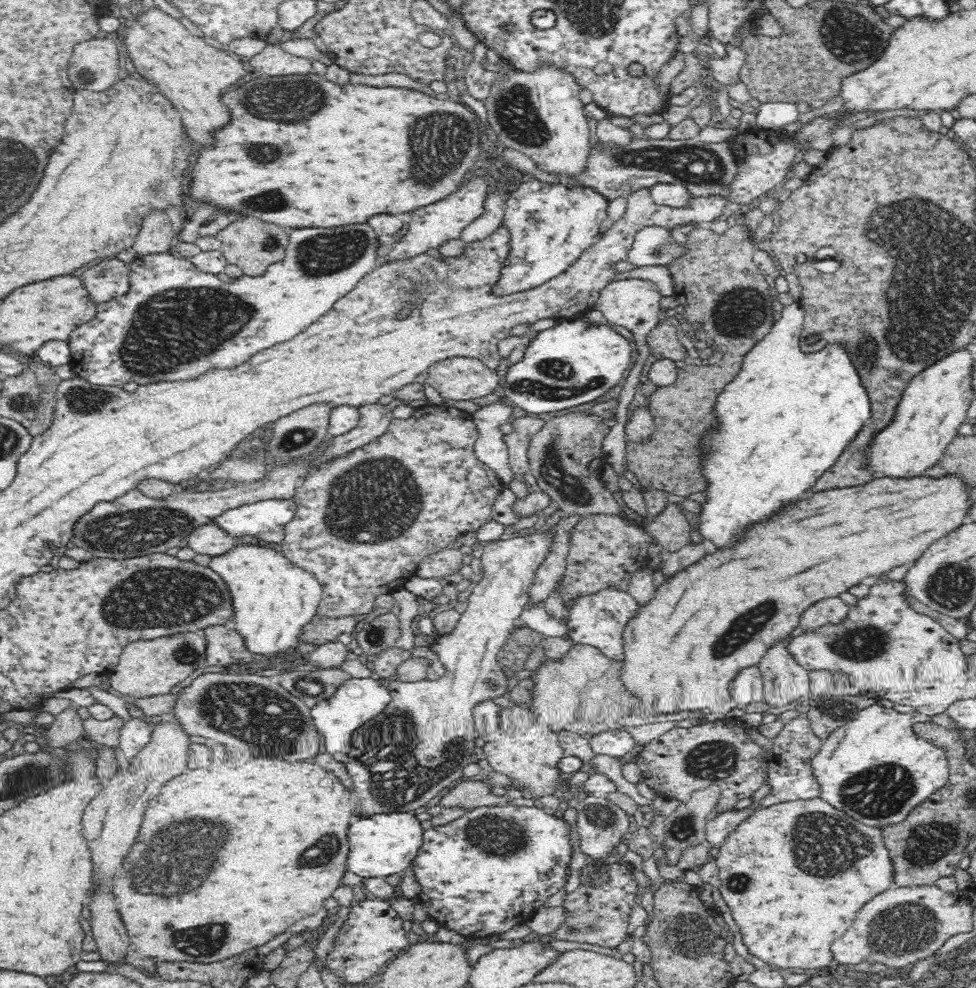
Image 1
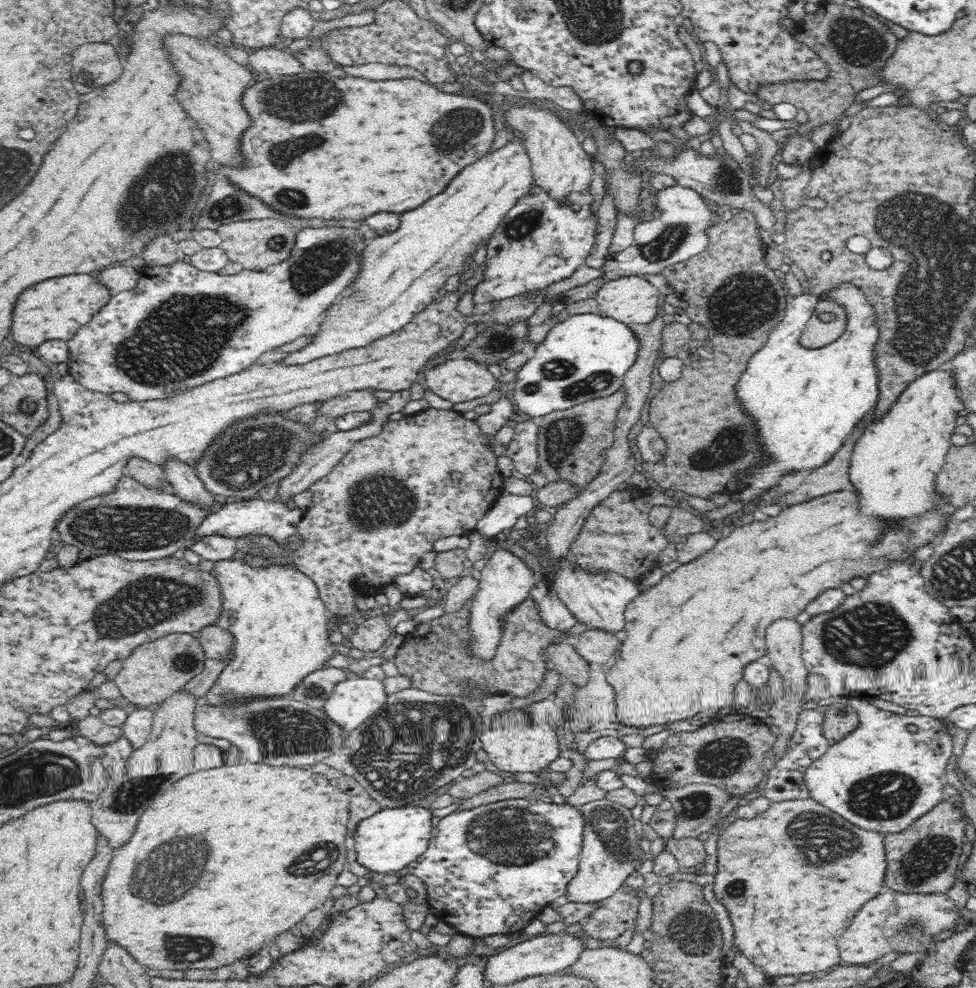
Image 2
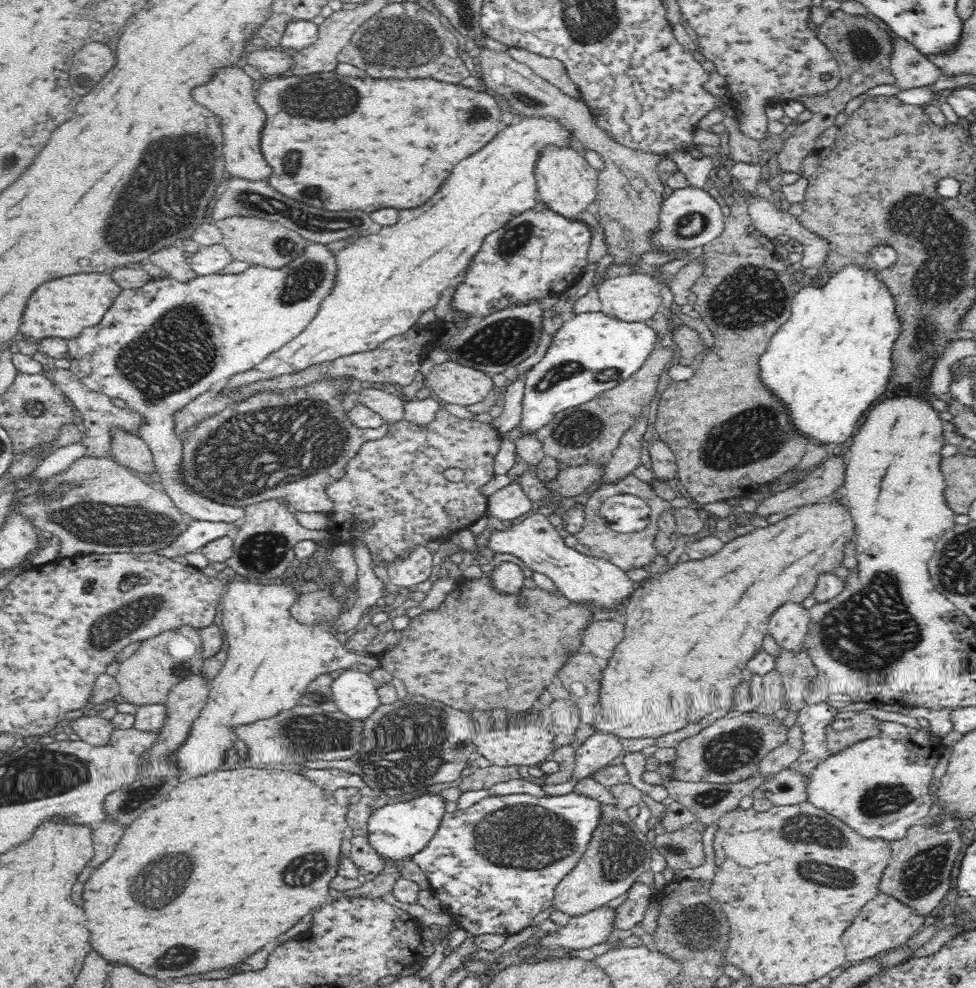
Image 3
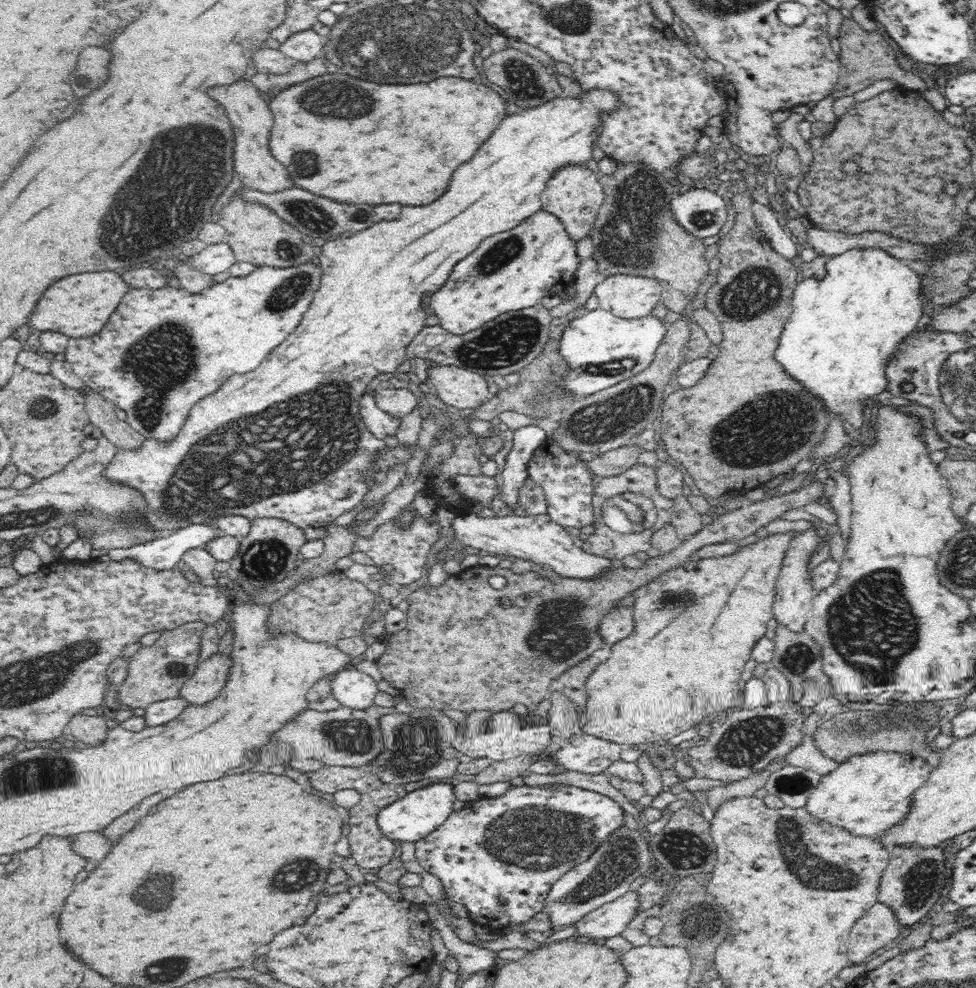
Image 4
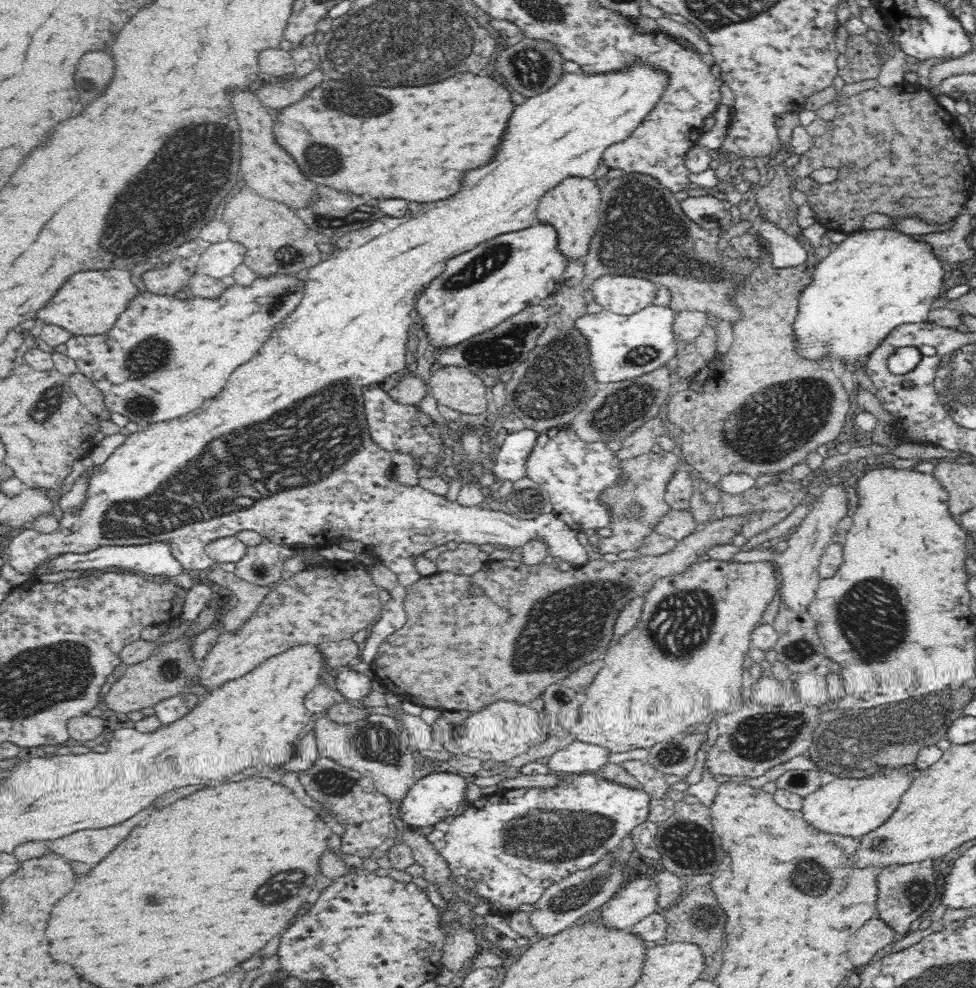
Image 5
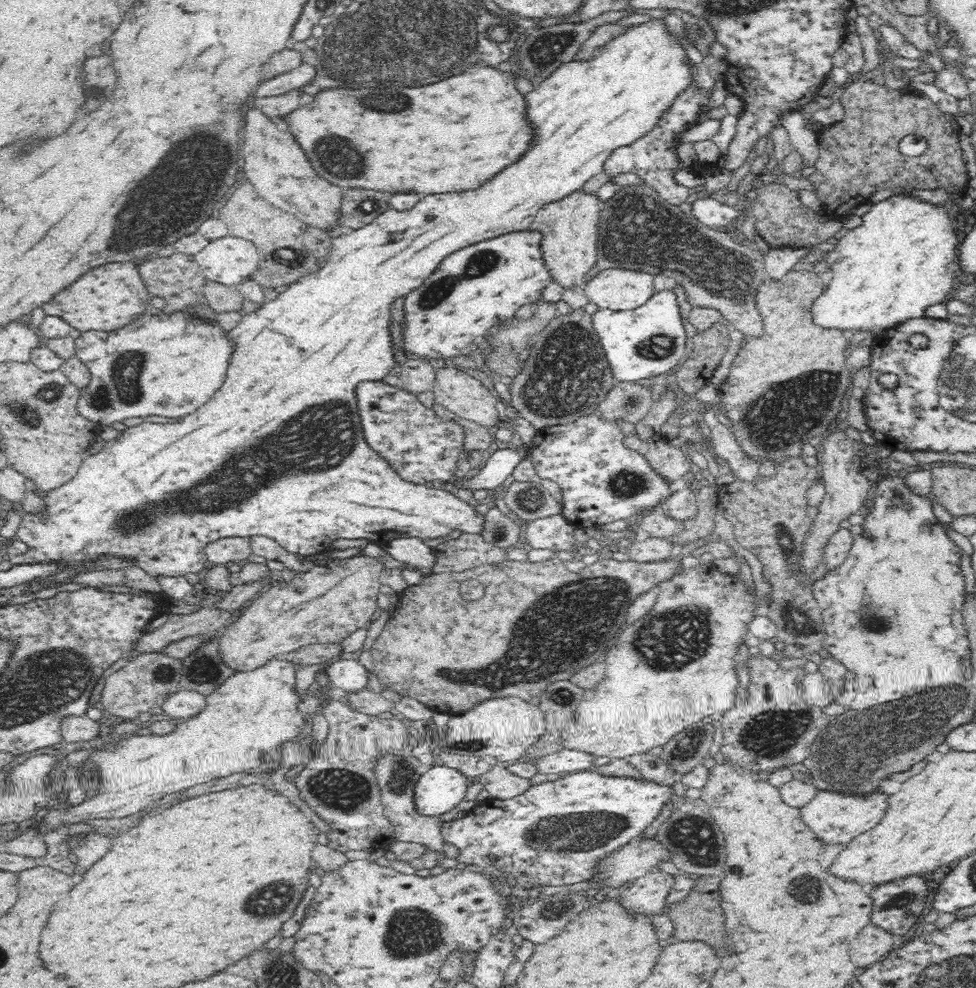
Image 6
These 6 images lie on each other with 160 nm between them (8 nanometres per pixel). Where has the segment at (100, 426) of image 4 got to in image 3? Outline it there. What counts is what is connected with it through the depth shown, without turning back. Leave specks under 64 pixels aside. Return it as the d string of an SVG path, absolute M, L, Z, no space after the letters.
M122 429L112 430L110 452L116 460L137 475L150 475L155 462L150 447L135 434Z

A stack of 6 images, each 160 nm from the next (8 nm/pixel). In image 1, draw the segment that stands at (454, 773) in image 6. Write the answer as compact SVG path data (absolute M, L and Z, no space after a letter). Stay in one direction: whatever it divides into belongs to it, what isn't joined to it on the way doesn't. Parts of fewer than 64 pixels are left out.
M393 812L364 816L353 819L354 824L348 828L349 855L347 856L347 868L361 877L387 877L391 874L402 874L420 852L424 840L424 831L415 812Z

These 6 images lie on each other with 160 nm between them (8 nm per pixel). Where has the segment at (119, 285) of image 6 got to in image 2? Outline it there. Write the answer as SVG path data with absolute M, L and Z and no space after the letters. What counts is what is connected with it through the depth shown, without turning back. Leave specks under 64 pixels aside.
M72 274L40 282L28 288L24 296L20 296L20 302L16 302L12 334L16 342L29 347L37 347L44 341L69 341L78 328L87 325L108 304L113 294L99 278L90 274Z

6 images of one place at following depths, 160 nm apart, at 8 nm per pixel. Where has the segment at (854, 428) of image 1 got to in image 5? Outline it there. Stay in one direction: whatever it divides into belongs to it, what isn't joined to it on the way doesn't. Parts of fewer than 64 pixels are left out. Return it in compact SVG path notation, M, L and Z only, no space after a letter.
M876 228L876 229L864 229L860 231L853 231L852 233L845 233L845 237L831 249L830 254L815 266L815 273L812 276L812 282L800 292L799 313L796 316L794 326L796 326L796 334L800 334L804 338L804 344L808 344L808 352L810 357L820 356L820 354L828 353L828 356L832 360L838 360L845 364L851 370L855 370L855 362L862 358L864 364L868 358L868 355L876 348L876 345L897 326L904 323L924 322L928 320L929 314L933 309L932 304L934 300L940 299L942 296L942 286L944 286L944 277L946 276L946 270L944 270L943 260L936 255L932 243L926 238L918 238L914 234L904 234L900 230L894 230L894 228Z

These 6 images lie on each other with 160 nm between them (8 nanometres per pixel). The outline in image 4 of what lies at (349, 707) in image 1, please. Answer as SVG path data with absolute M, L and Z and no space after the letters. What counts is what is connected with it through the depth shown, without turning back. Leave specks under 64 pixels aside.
M343 670L331 677L333 696L342 705L355 709L368 709L379 691L370 676L354 670Z

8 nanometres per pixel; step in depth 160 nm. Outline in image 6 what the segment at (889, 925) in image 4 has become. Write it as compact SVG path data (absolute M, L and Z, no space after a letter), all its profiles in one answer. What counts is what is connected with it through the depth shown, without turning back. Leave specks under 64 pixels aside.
M870 924L860 932L860 938L856 938L856 942L852 944L850 956L861 971L885 958L893 950L892 946L894 935Z

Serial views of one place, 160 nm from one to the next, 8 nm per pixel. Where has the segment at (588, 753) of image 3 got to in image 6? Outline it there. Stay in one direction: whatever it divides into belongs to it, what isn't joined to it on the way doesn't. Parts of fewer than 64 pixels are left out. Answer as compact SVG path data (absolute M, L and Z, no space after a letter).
M564 749L538 758L535 769L542 776L550 776L550 774L564 776L564 774L592 770L593 762L594 756L587 752Z

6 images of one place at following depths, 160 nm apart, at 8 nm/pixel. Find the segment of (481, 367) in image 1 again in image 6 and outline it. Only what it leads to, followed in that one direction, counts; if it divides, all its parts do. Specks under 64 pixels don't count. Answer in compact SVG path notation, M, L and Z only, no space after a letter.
M438 365L436 380L430 390L434 392L436 402L440 402L452 414L466 418L466 420L472 420L472 422L488 429L500 425L501 413L505 412L504 407L499 405L500 397L490 396L488 389L482 386L476 378L472 378L458 369Z

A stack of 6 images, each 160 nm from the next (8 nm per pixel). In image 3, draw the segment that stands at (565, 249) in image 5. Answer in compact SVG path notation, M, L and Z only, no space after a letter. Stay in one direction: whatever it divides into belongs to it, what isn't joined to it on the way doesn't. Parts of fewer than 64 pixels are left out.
M548 149L536 168L539 201L572 222L582 221L586 209L592 209L599 196L599 171L594 170L573 149Z

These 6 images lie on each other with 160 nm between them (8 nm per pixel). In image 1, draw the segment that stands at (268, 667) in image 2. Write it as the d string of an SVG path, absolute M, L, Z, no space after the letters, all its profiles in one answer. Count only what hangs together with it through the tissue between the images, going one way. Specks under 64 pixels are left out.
M241 543L234 546L234 548L230 550L230 552L222 554L222 556L212 557L208 567L212 569L214 572L216 572L218 576L222 577L223 582L225 583L227 589L229 590L230 597L232 597L232 609L233 609L233 618L230 623L230 627L233 630L236 630L237 634L240 634L240 637L244 639L245 649L249 653L252 653L254 656L266 658L267 662L268 661L284 662L289 661L288 657L292 656L293 652L298 652L298 650L300 650L300 646L302 646L302 644L305 644L307 642L305 638L303 638L305 636L306 626L312 623L313 619L316 617L316 614L318 614L319 605L321 604L323 598L322 585L315 576L312 576L312 574L310 574L310 572L296 566L295 564L292 564L292 562L290 562L283 554L279 554L270 546L266 547L246 543Z

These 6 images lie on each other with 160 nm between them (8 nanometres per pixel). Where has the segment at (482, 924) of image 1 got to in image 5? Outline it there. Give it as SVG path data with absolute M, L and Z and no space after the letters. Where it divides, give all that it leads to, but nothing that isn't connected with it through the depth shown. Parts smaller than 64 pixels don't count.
M567 773L562 774L560 782L552 786L552 788L520 788L510 790L500 790L499 792L486 795L473 803L468 803L468 809L460 815L452 815L440 822L437 822L433 826L433 830L428 834L428 839L436 845L440 855L444 855L446 861L448 861L448 867L452 878L471 879L474 880L474 891L480 898L486 898L488 904L490 904L491 912L498 914L511 914L518 911L518 908L522 904L534 905L536 901L544 894L545 890L549 886L553 886L561 880L564 880L566 876L574 874L574 872L580 872L580 870L588 870L592 868L594 864L602 862L604 856L609 853L614 853L620 846L620 842L630 836L630 833L636 826L644 824L648 820L648 814L650 814L650 802L652 802L652 794L645 791L643 788L632 788L630 786L622 785L618 782L608 780L606 778L599 777L596 773Z

